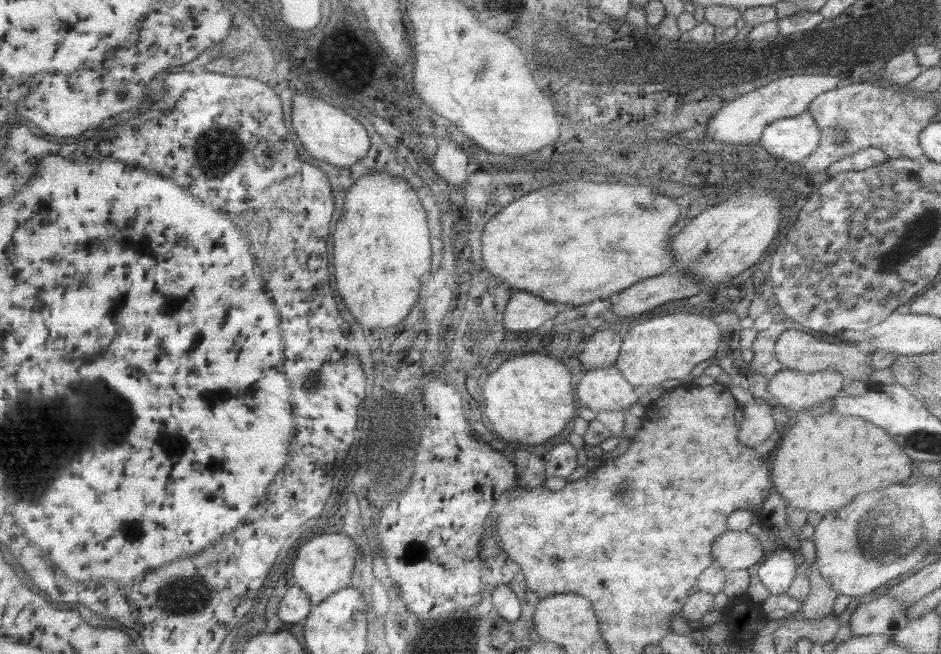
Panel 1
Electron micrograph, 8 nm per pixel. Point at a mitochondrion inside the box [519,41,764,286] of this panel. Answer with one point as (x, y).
(616, 80)

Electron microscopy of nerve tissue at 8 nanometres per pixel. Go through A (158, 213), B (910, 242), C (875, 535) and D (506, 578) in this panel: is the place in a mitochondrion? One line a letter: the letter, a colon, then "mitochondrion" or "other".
A: other
B: mitochondrion
C: mitochondrion
D: other

